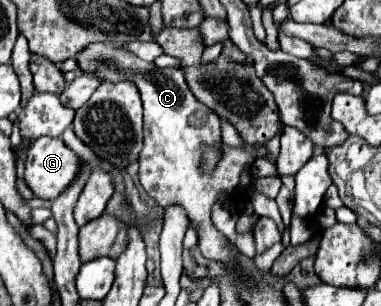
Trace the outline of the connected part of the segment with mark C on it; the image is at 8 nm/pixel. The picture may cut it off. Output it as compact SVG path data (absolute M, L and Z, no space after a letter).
M92 43L88 49L78 53L76 59L80 71L96 71L102 81L130 79L136 83L144 103L144 147L138 157L138 177L142 187L162 207L172 203L182 205L190 217L190 223L198 227L202 255L232 265L232 255L226 249L226 239L210 221L210 209L222 191L228 191L234 201L246 199L244 195L236 193L236 187L242 169L256 159L256 149L252 145L246 145L244 149L224 145L224 159L220 159L216 171L212 175L200 175L196 167L196 163L200 163L200 143L216 143L216 139L220 139L220 121L214 111L210 111L192 95L182 69L158 69L154 63L146 63L132 53L120 51L112 43Z

